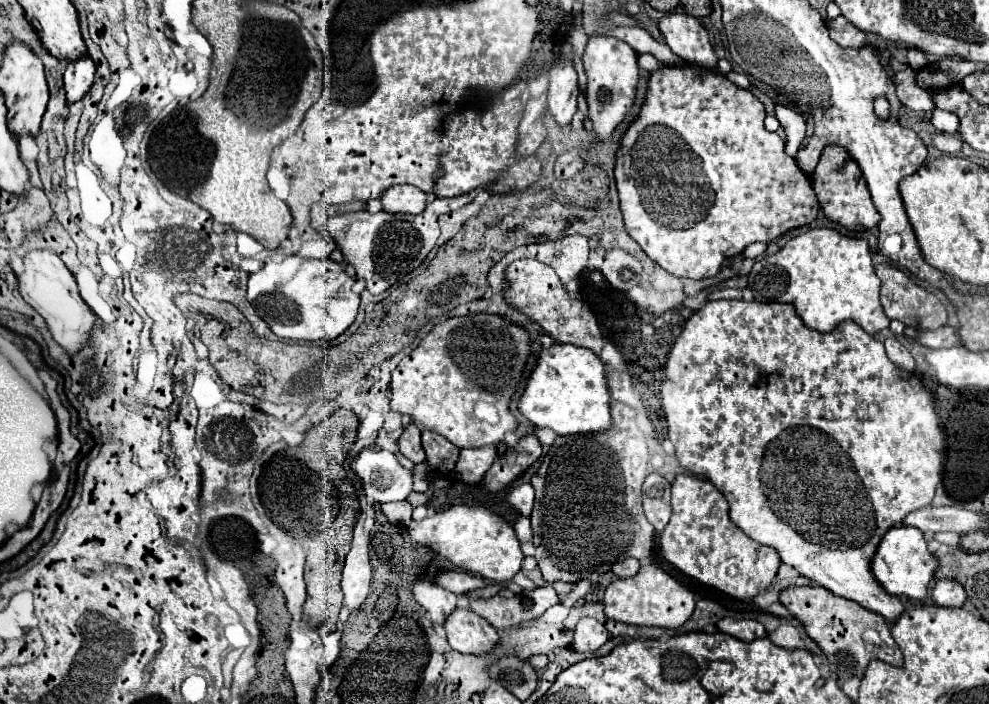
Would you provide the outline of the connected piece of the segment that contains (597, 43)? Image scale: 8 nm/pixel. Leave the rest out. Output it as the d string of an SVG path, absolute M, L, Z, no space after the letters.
M594 36L588 40L586 52L584 52L584 70L588 74L588 126L594 128L594 132L608 140L614 132L614 128L624 120L626 112L630 112L636 96L636 84L638 84L638 54L632 50L624 40L608 38L608 36Z

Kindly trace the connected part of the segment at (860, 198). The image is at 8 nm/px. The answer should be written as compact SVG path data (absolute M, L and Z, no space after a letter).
M830 144L826 146L826 150L822 150L820 162L812 174L812 186L816 190L824 214L830 220L846 226L848 230L868 230L880 222L880 214L874 208L866 180L862 178L862 170L844 148Z

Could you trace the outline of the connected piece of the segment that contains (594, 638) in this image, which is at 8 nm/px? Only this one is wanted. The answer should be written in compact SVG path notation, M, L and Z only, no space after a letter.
M582 618L574 630L572 648L578 652L594 652L608 640L608 630L594 618Z

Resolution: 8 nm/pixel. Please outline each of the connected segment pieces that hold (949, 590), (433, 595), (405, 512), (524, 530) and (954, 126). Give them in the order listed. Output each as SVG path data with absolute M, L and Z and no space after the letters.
M954 580L936 582L932 588L932 602L940 608L962 608L966 592Z
M428 580L414 582L412 596L436 624L442 624L446 620L446 614L450 614L450 610L454 610L458 604L456 594L452 594L450 590L444 590L440 584L428 582Z
M402 500L402 502L388 502L388 504L382 504L380 508L386 514L386 518L390 520L390 524L394 524L394 526L408 526L410 524L412 506L406 500Z
M520 518L516 522L516 534L518 534L518 540L524 544L524 542L532 542L532 526L530 526L530 520L528 518Z
M938 108L932 110L932 124L938 132L946 132L946 134L956 134L958 132L958 118L950 112L942 112Z

